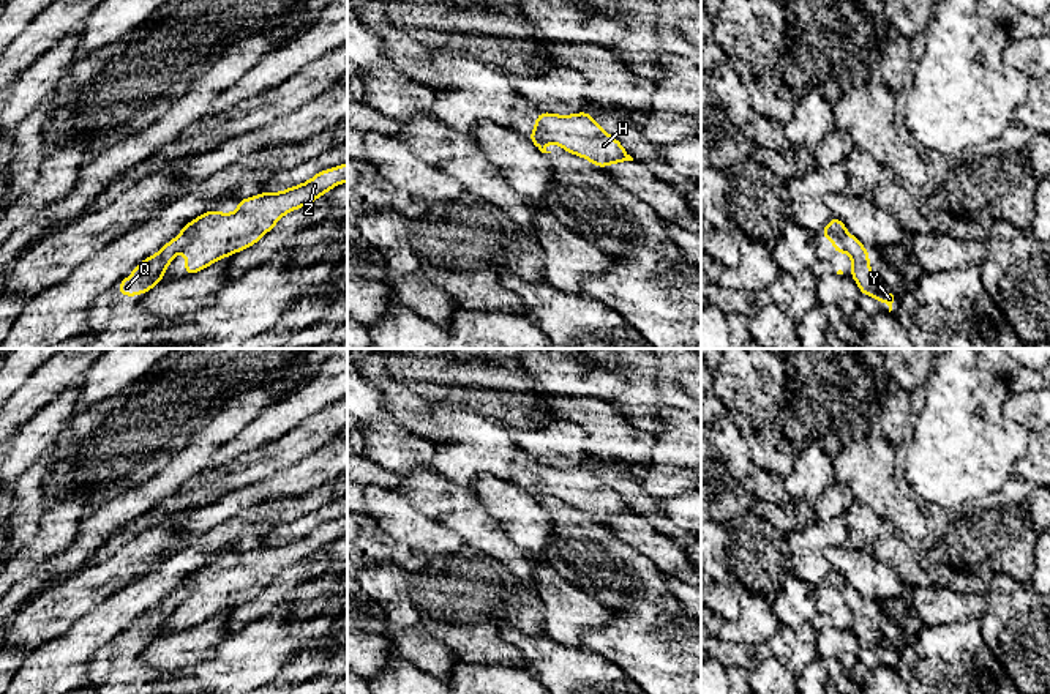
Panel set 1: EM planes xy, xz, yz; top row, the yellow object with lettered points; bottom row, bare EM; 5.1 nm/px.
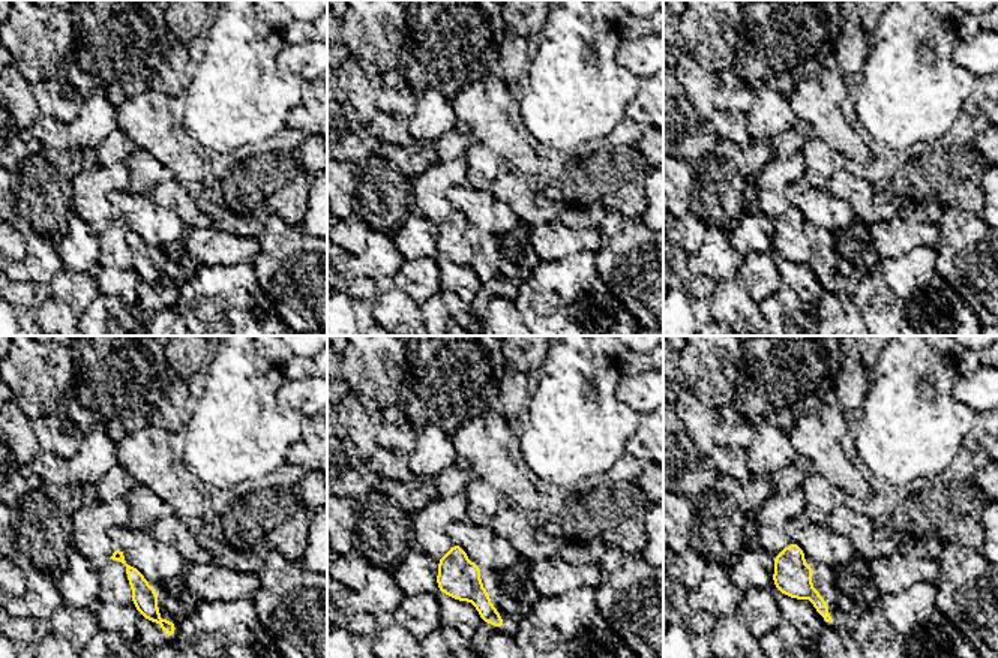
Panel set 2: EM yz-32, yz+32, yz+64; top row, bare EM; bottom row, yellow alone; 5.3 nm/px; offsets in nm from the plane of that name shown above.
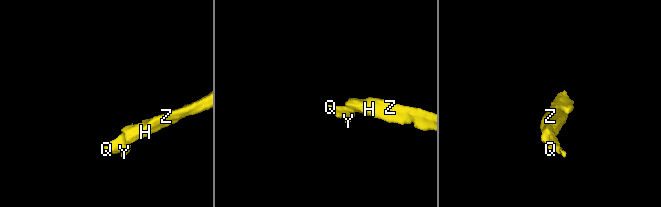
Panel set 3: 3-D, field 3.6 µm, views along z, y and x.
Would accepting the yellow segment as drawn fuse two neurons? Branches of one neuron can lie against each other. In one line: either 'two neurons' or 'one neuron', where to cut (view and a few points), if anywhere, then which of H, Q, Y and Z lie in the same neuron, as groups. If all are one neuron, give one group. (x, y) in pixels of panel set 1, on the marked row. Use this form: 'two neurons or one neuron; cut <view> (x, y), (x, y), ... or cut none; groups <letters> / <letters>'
two neurons; cut xy (179, 234), (188, 238), (183, 249); groups H Z / Q Y

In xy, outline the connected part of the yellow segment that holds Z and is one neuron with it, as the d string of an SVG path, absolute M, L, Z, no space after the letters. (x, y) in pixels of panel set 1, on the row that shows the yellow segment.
M347 162L321 170L308 181L279 192L261 192L238 199L232 213L208 210L189 221L178 235L189 238L185 252L185 274L194 274L212 263L256 244L287 213L308 207L332 188L347 181Z

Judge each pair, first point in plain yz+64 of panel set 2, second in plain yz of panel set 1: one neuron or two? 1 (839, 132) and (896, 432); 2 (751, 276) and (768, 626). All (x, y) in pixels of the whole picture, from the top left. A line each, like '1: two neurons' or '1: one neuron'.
1: two neurons
2: two neurons

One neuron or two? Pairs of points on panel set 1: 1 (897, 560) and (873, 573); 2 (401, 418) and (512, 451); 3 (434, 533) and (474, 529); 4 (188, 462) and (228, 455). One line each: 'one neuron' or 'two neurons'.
1: two neurons
2: one neuron
3: two neurons
4: two neurons

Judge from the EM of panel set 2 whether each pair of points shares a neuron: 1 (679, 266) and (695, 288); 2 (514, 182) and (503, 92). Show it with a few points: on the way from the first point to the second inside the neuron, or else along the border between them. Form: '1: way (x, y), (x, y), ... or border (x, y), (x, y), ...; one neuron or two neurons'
1: way (683, 272), (691, 282); one neuron
2: border (512, 168), (527, 179); two neurons

